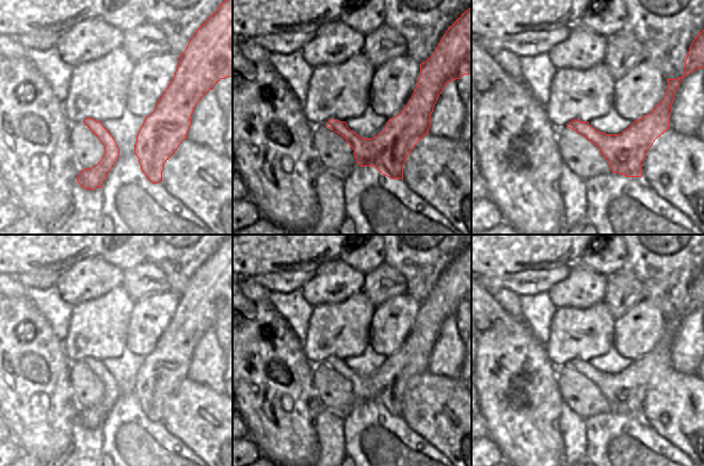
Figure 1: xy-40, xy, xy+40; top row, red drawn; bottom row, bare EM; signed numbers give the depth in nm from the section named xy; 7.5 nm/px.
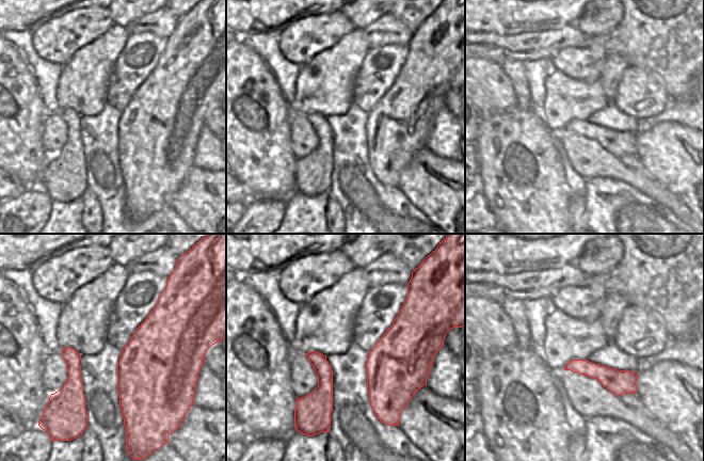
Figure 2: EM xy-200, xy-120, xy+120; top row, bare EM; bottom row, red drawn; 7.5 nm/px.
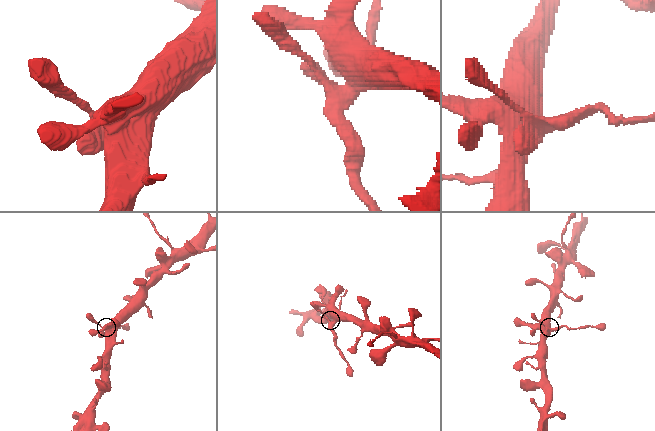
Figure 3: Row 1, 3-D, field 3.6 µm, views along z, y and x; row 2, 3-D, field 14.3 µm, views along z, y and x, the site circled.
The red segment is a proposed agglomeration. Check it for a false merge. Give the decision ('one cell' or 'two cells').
two cells

